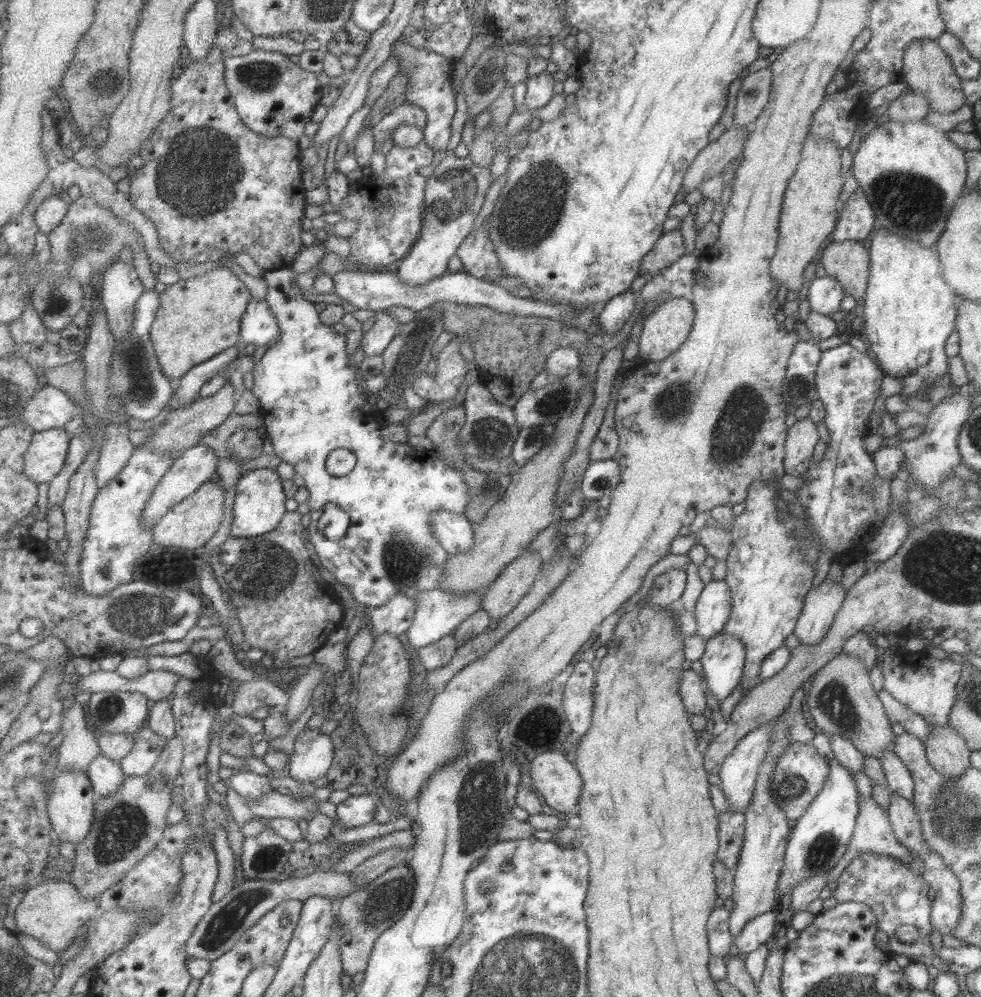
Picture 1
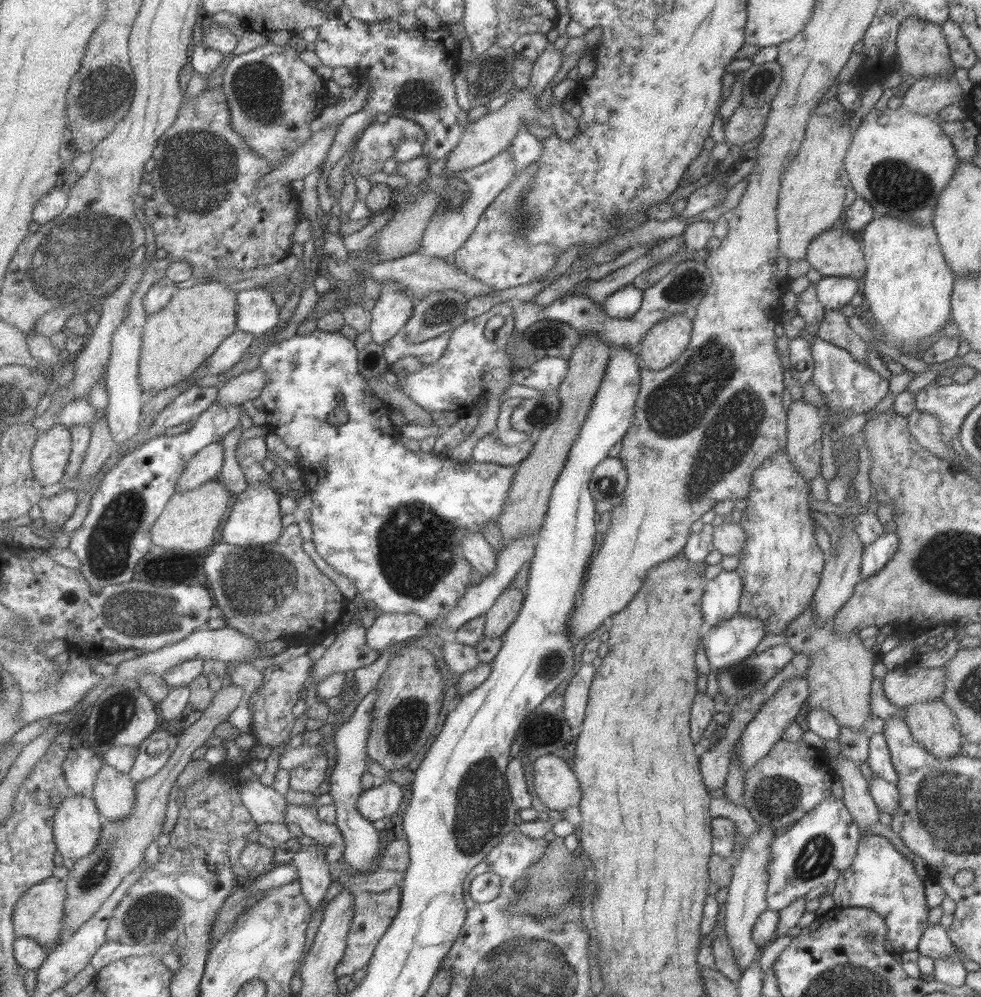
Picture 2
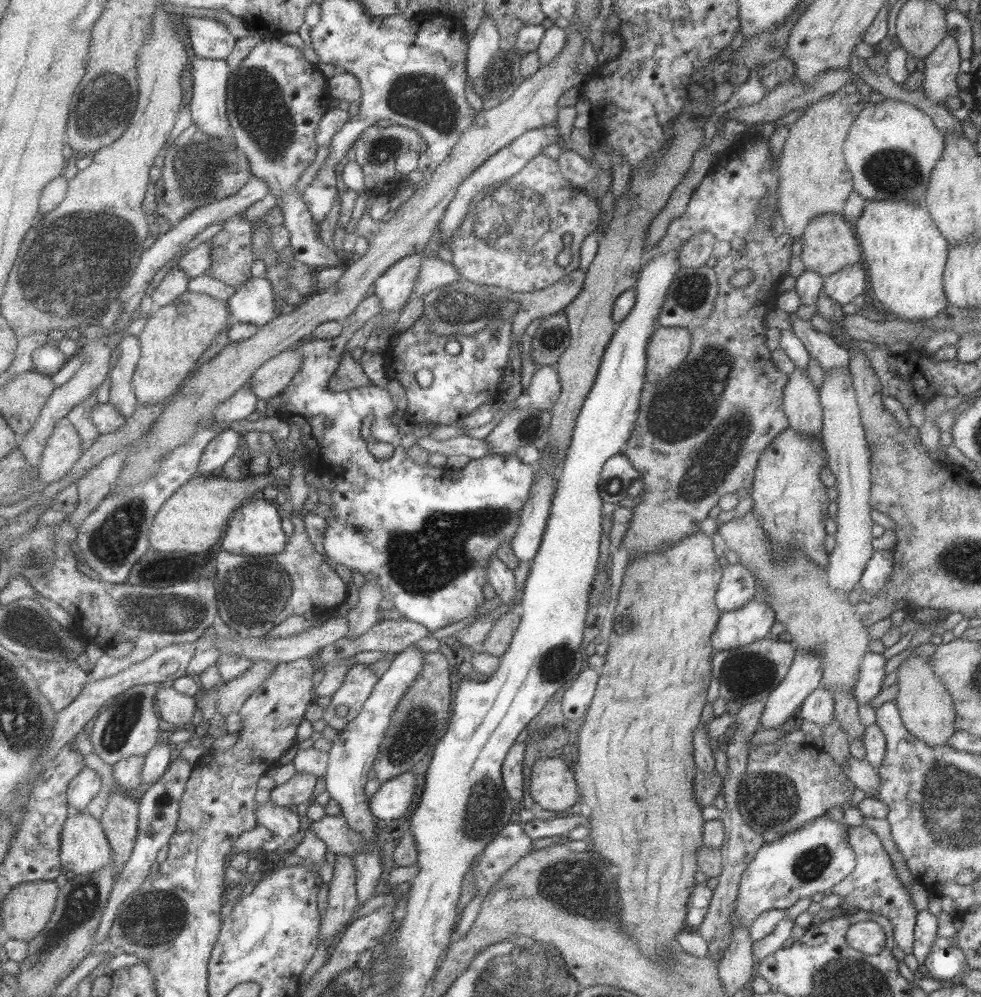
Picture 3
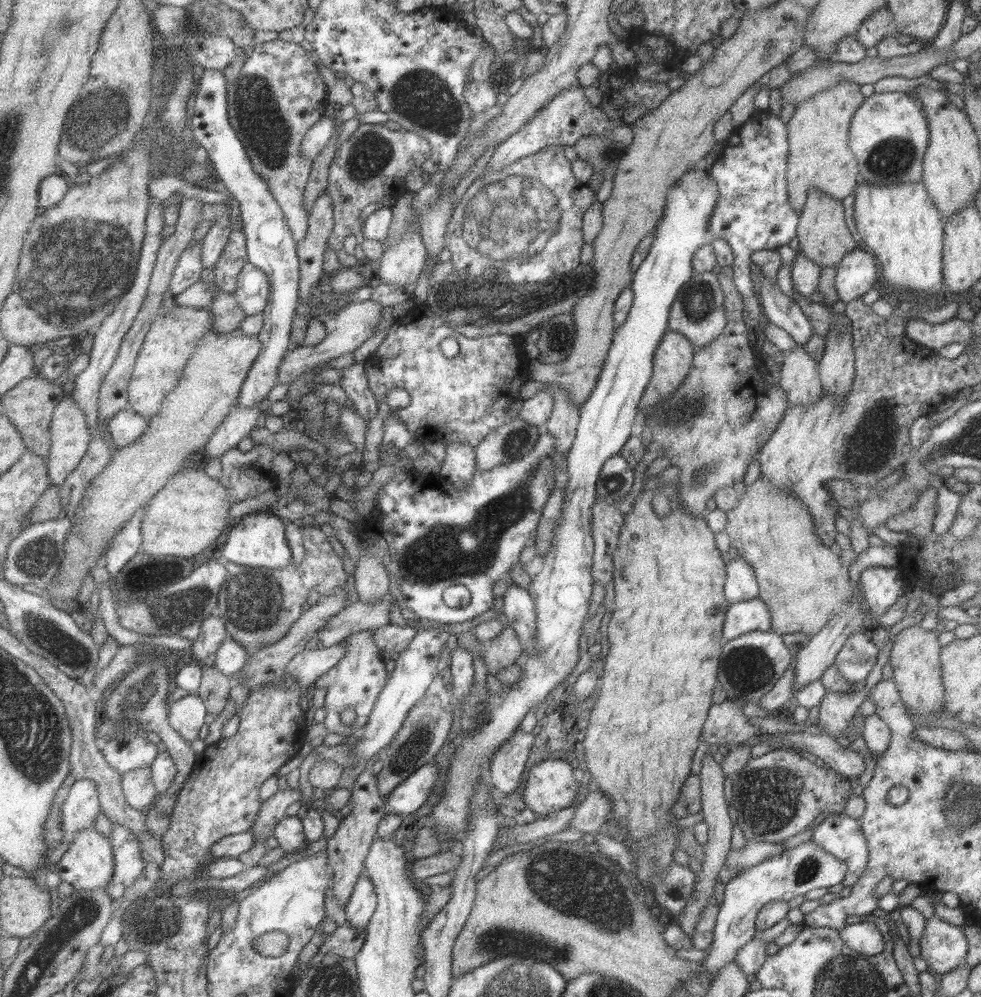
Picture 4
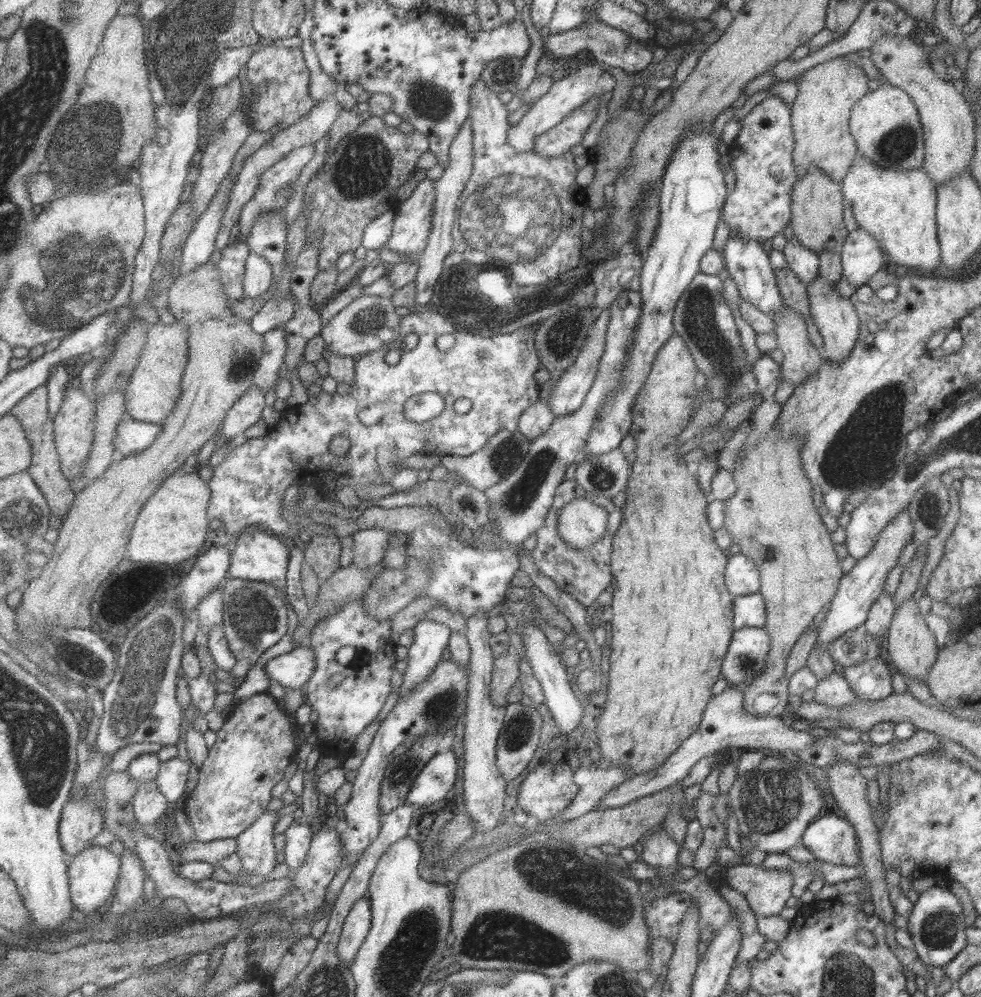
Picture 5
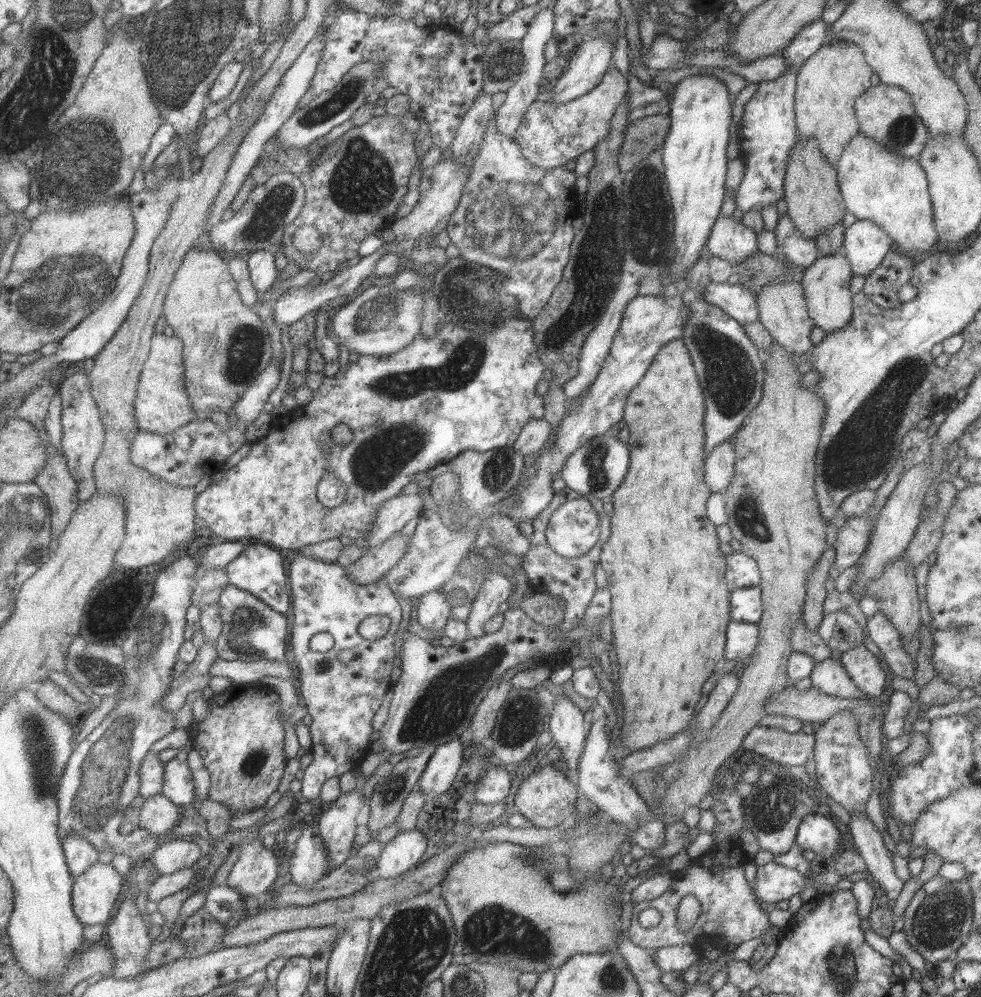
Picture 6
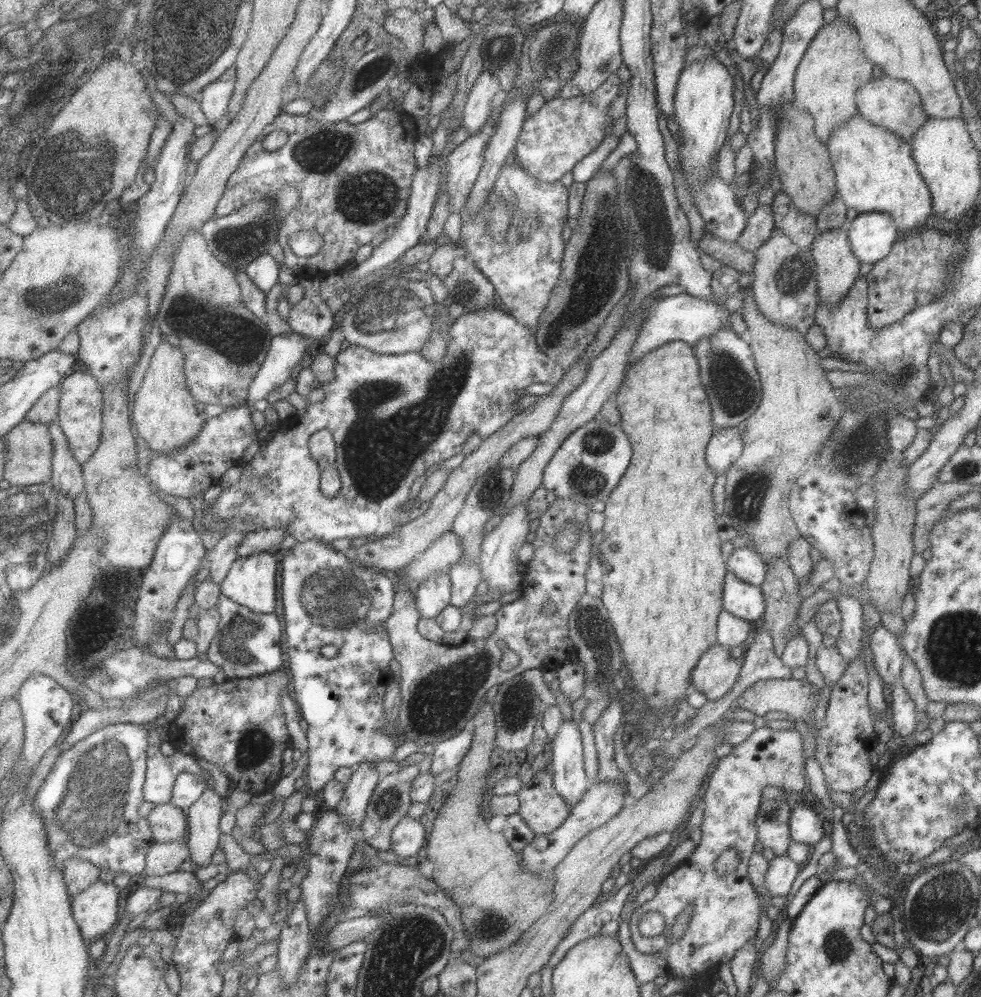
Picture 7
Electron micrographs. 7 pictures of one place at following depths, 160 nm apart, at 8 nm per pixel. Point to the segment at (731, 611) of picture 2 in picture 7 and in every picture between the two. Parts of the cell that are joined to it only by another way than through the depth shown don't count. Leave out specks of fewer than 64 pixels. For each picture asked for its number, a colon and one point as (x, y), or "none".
3: (737, 585)
4: (740, 584)
5: (741, 577)
6: (741, 571)
7: (744, 563)

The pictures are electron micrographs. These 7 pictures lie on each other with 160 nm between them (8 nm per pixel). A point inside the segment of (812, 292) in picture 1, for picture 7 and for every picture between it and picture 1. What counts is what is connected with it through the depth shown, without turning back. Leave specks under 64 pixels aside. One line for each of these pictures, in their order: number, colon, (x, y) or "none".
2: (833, 292)
3: (843, 286)
4: (855, 273)
5: (861, 256)
6: (865, 244)
7: (871, 235)

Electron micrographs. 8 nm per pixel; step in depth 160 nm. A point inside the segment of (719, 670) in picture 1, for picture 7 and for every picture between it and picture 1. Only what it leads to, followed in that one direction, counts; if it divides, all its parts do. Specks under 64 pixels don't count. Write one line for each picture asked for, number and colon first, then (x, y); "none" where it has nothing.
2: (729, 641)
3: (737, 628)
4: (741, 617)
5: (748, 610)
6: (745, 604)
7: (745, 601)

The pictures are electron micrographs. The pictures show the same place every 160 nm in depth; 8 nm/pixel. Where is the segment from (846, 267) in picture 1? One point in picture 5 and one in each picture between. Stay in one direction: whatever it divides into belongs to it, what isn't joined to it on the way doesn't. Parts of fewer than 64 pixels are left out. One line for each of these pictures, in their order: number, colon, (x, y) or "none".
2: (835, 252)
3: (829, 243)
4: (822, 235)
5: (816, 204)

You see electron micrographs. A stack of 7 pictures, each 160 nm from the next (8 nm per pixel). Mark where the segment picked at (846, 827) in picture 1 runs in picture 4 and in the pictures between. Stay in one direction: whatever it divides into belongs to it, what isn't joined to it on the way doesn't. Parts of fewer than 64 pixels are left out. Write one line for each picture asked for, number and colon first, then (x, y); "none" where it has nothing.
2: (818, 848)
3: (812, 859)
4: (805, 867)

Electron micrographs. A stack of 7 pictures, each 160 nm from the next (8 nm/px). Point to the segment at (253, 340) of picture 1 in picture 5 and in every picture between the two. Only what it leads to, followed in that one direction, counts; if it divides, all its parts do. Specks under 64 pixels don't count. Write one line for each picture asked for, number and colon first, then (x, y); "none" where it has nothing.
2: (258, 314)
3: (254, 302)
4: (253, 292)
5: (260, 275)

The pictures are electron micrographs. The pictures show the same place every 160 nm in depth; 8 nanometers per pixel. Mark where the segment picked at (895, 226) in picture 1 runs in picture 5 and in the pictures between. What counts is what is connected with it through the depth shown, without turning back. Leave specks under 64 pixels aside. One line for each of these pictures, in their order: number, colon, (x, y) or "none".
2: (898, 161)
3: (891, 146)
4: (888, 135)
5: (885, 124)

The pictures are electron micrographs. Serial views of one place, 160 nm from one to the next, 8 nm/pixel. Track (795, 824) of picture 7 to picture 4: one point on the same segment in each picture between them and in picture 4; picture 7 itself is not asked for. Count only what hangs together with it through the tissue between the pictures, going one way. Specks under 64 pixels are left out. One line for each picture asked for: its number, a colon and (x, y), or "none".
4: (839, 835)
5: (831, 839)
6: (817, 833)

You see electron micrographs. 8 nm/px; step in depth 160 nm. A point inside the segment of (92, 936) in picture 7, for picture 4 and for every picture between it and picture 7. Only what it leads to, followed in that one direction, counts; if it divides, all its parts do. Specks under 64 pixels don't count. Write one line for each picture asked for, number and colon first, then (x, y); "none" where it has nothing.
4: (89, 864)
5: (94, 874)
6: (95, 894)

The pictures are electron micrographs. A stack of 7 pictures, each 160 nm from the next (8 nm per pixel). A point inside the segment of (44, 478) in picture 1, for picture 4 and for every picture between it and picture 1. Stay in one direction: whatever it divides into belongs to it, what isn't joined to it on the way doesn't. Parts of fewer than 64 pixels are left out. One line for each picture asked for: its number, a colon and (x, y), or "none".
2: (51, 455)
3: (64, 449)
4: (71, 439)

